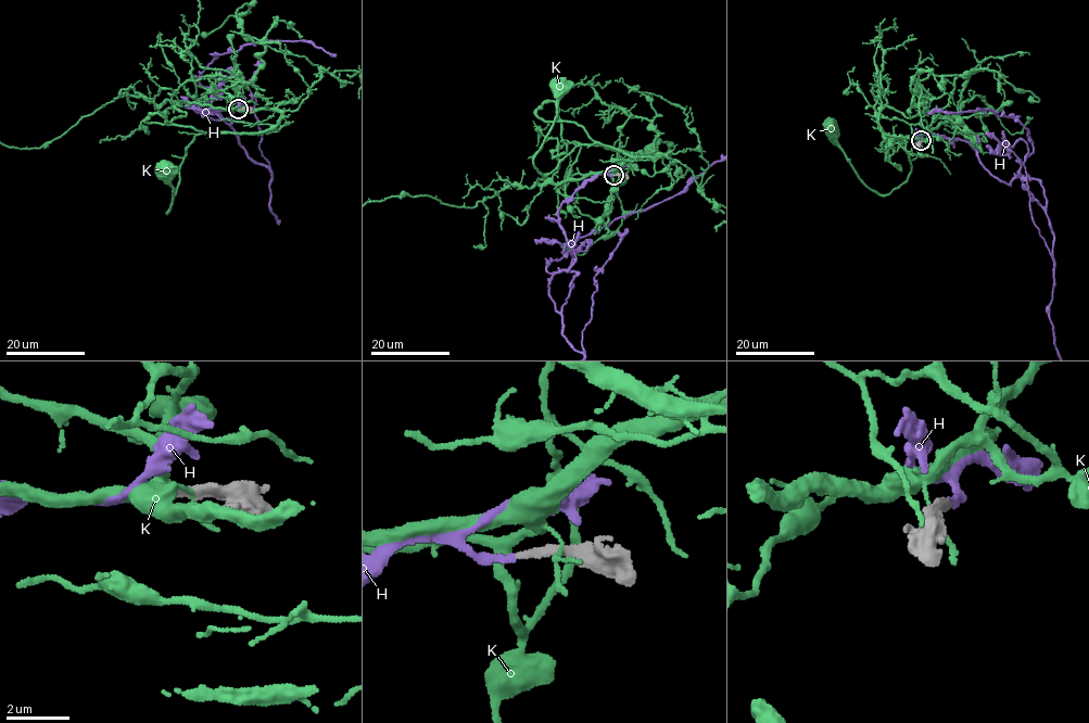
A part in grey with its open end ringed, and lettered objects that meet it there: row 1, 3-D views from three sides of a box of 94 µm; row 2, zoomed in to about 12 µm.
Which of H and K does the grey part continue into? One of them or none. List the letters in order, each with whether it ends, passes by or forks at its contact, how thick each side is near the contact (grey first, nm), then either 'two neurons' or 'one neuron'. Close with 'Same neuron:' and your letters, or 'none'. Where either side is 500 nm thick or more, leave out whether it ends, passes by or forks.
H: it ends there; 240 nm thick on the grey side, 150 nm on the other; one neuron
K: it forks there; 340 nm thick on the grey side, 80 nm on the other; two neurons
Same neuron: H

